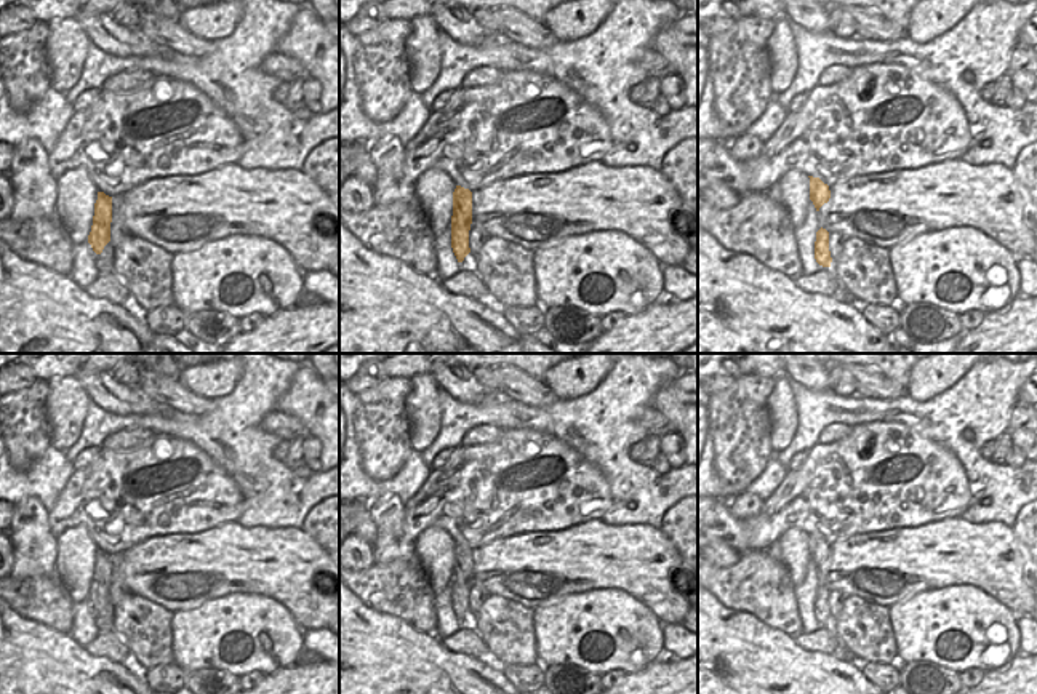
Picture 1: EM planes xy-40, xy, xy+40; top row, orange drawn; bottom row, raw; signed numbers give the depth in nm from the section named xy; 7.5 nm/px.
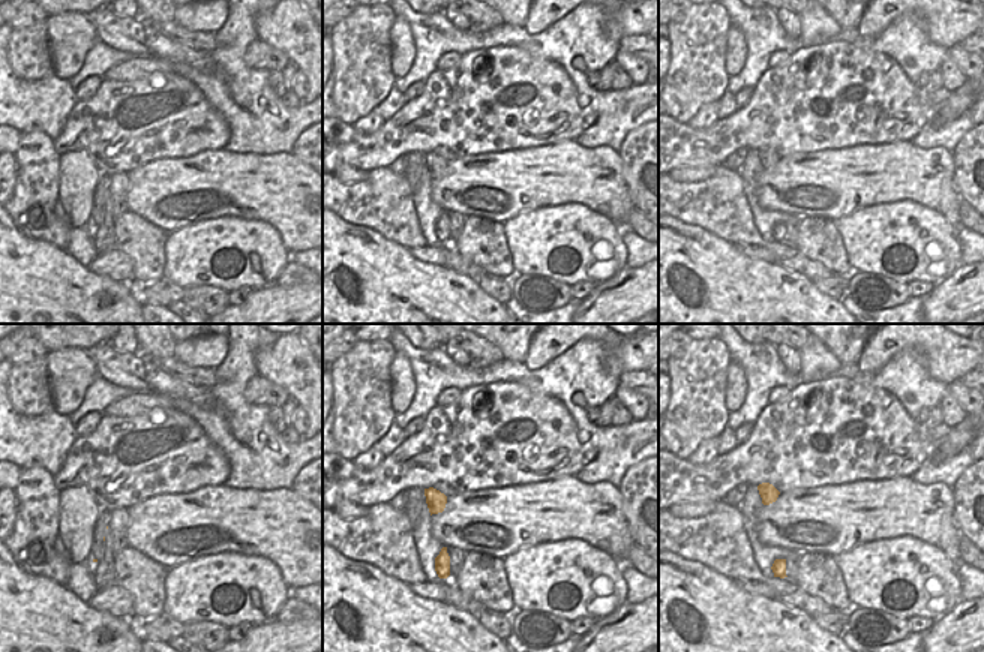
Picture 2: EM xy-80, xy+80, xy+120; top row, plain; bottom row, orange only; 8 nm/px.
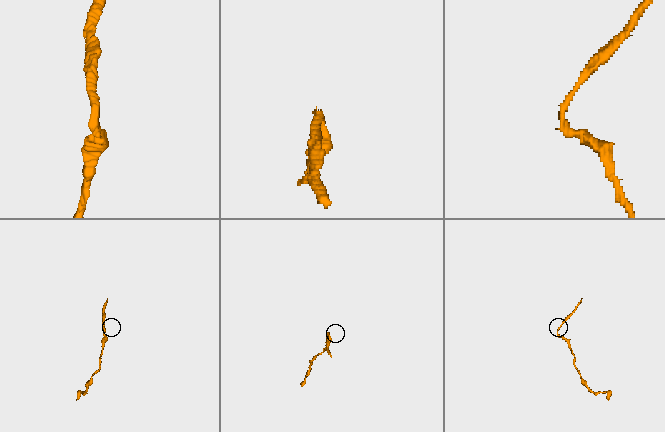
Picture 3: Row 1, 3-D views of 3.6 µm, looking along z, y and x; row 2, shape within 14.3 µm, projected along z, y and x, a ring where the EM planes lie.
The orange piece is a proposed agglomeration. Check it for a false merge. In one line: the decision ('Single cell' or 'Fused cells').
Fused cells

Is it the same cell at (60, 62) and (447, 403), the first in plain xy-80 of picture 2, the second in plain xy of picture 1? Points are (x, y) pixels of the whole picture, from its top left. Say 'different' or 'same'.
different

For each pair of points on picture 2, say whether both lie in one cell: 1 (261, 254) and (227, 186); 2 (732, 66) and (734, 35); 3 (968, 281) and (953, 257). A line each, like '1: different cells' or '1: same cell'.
1: different cells
2: same cell
3: different cells

